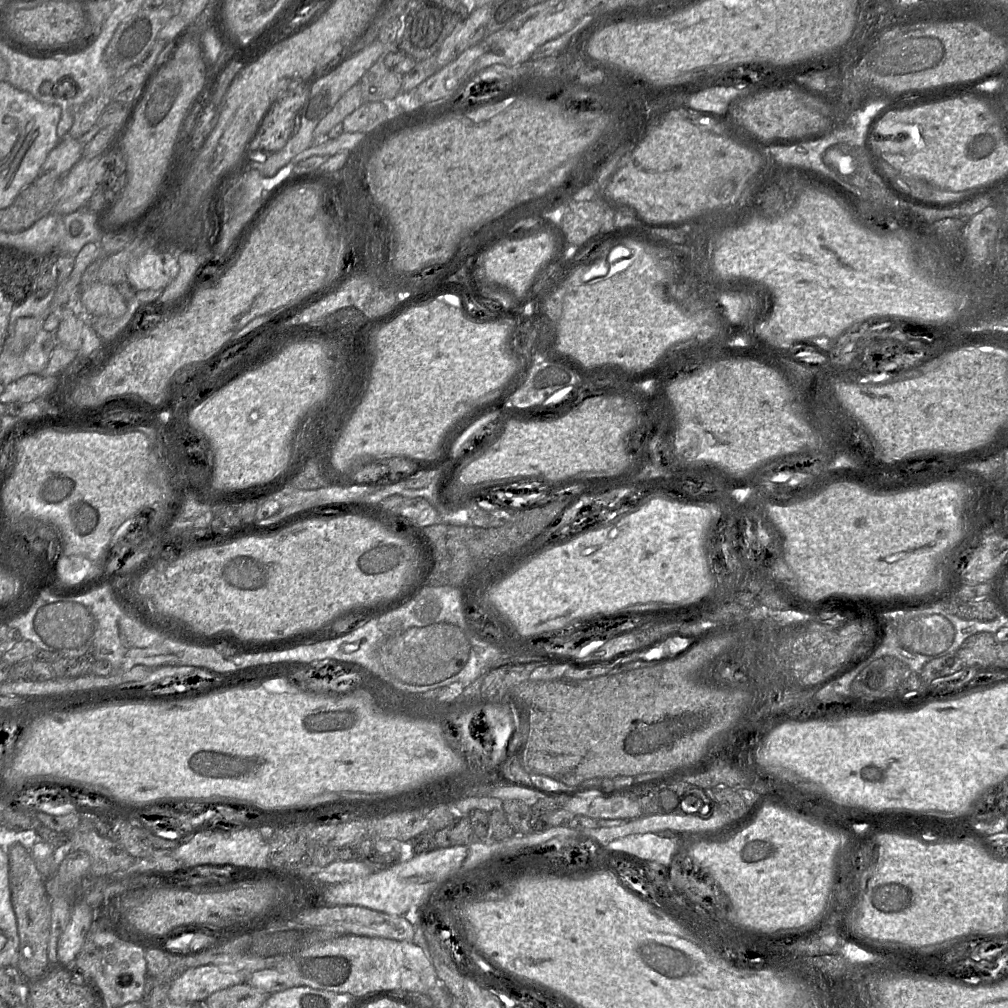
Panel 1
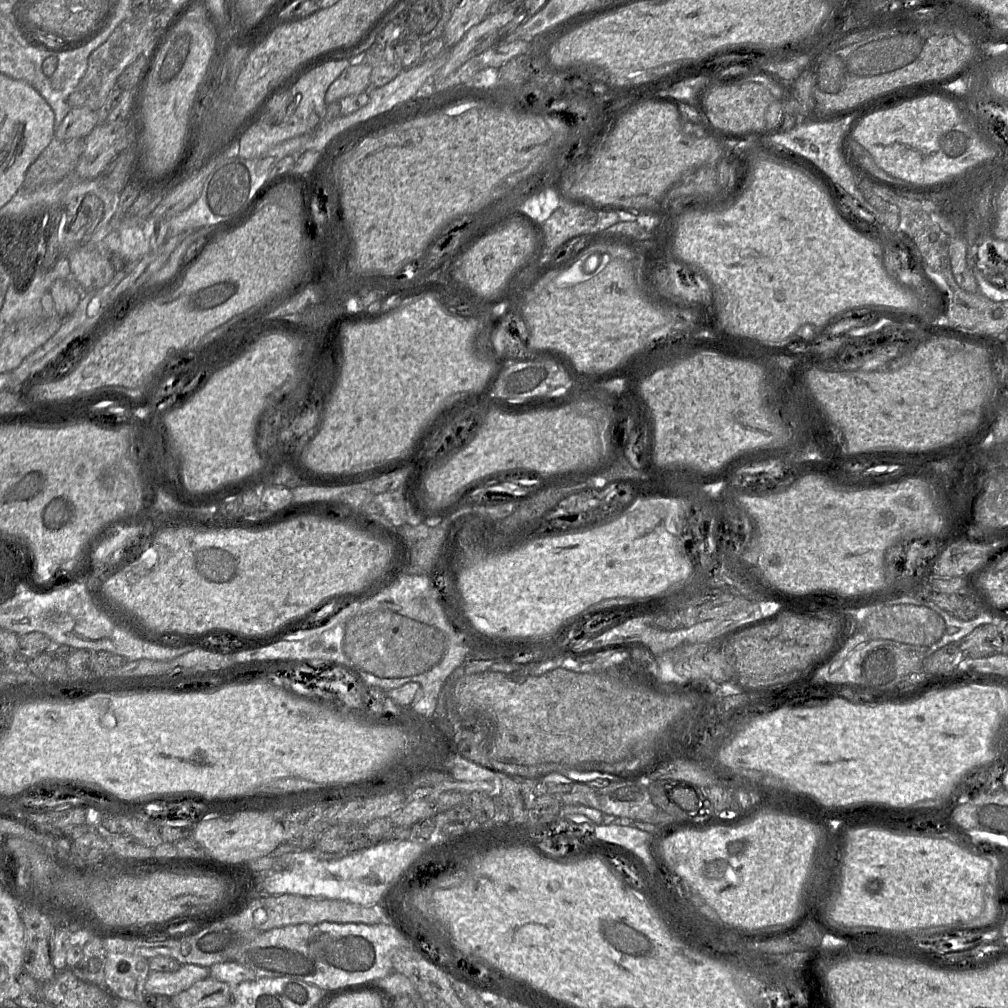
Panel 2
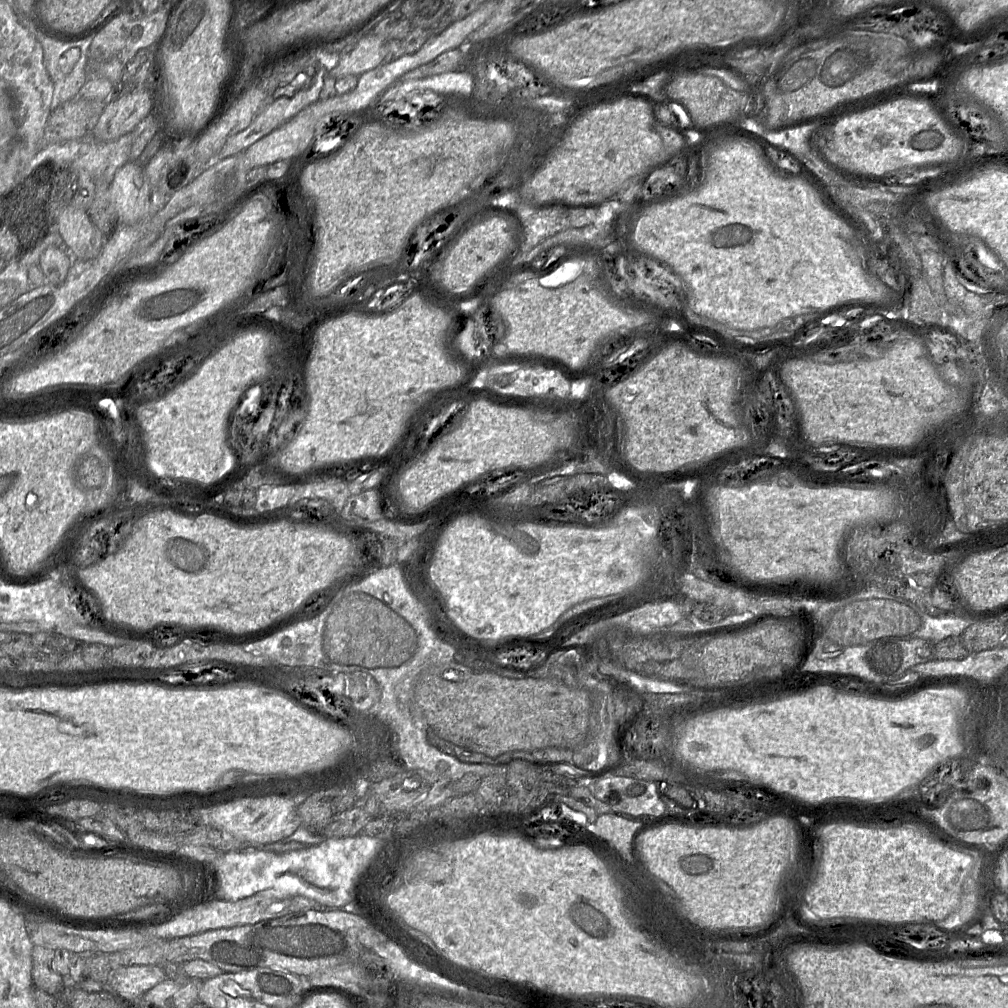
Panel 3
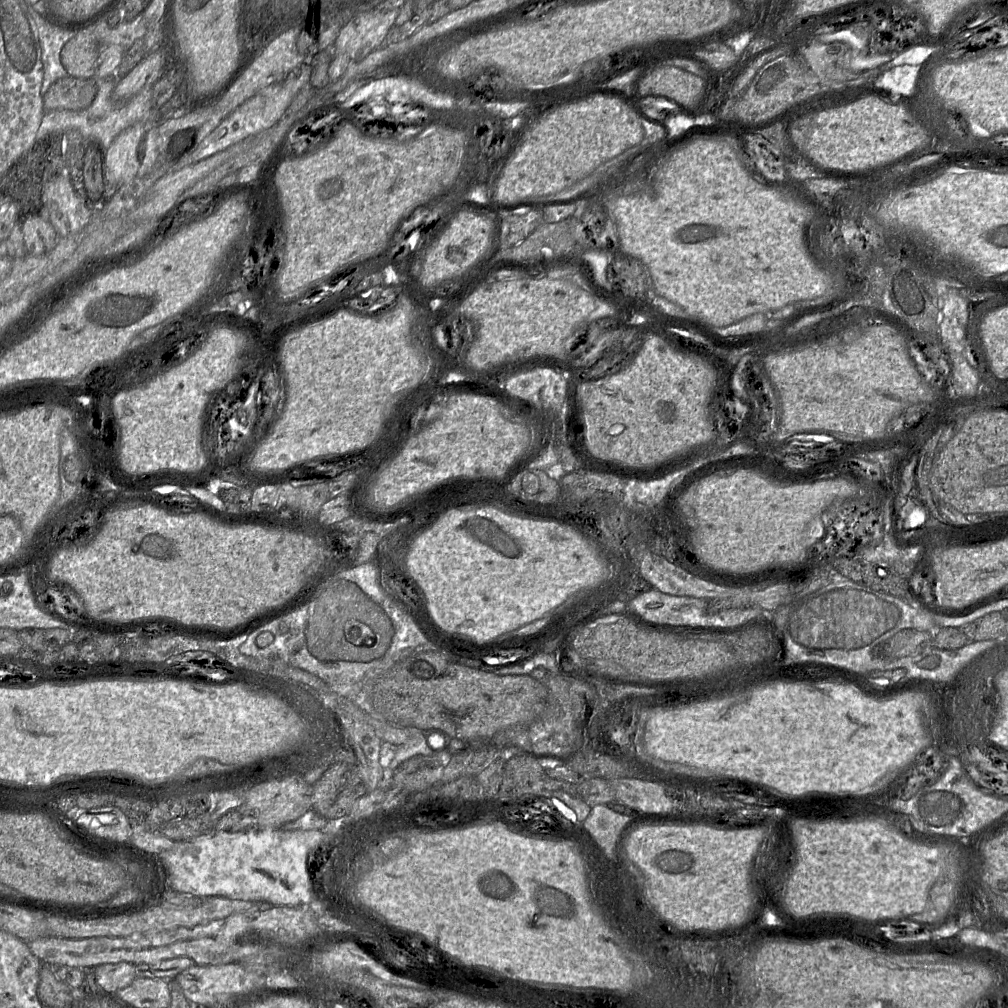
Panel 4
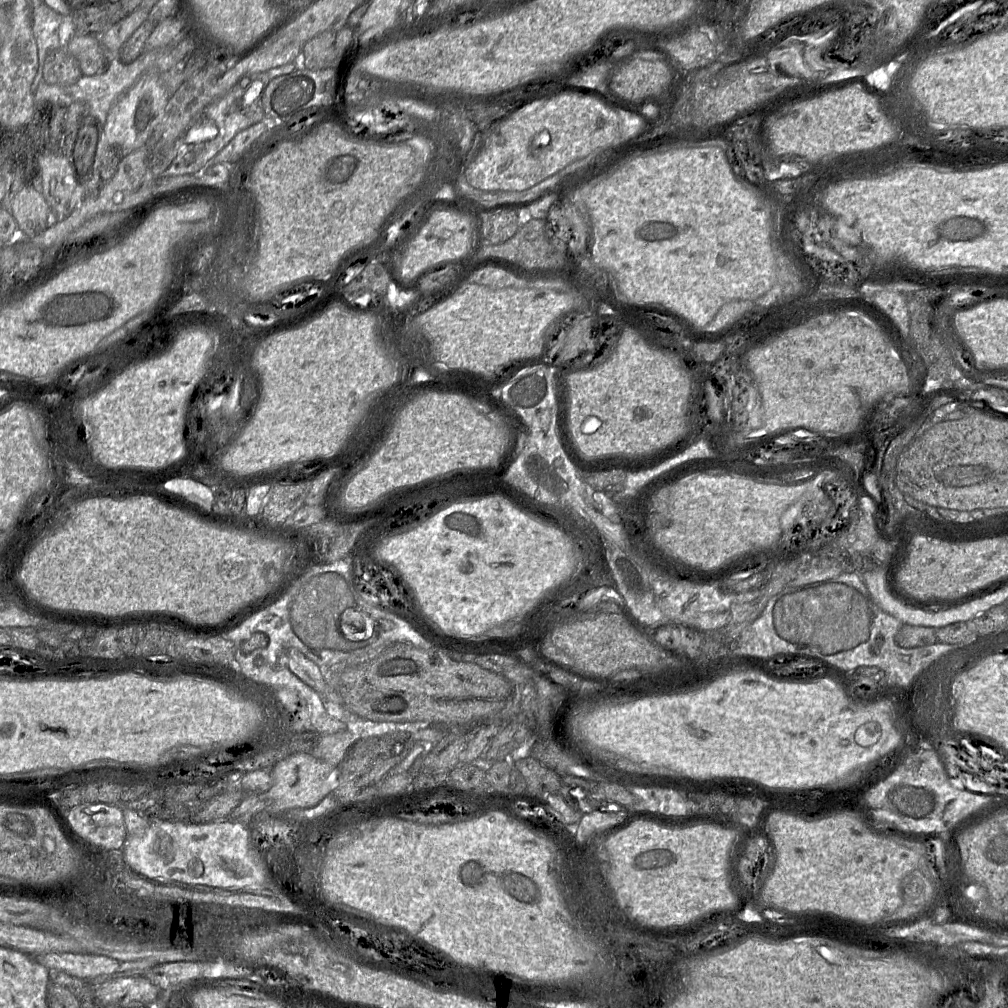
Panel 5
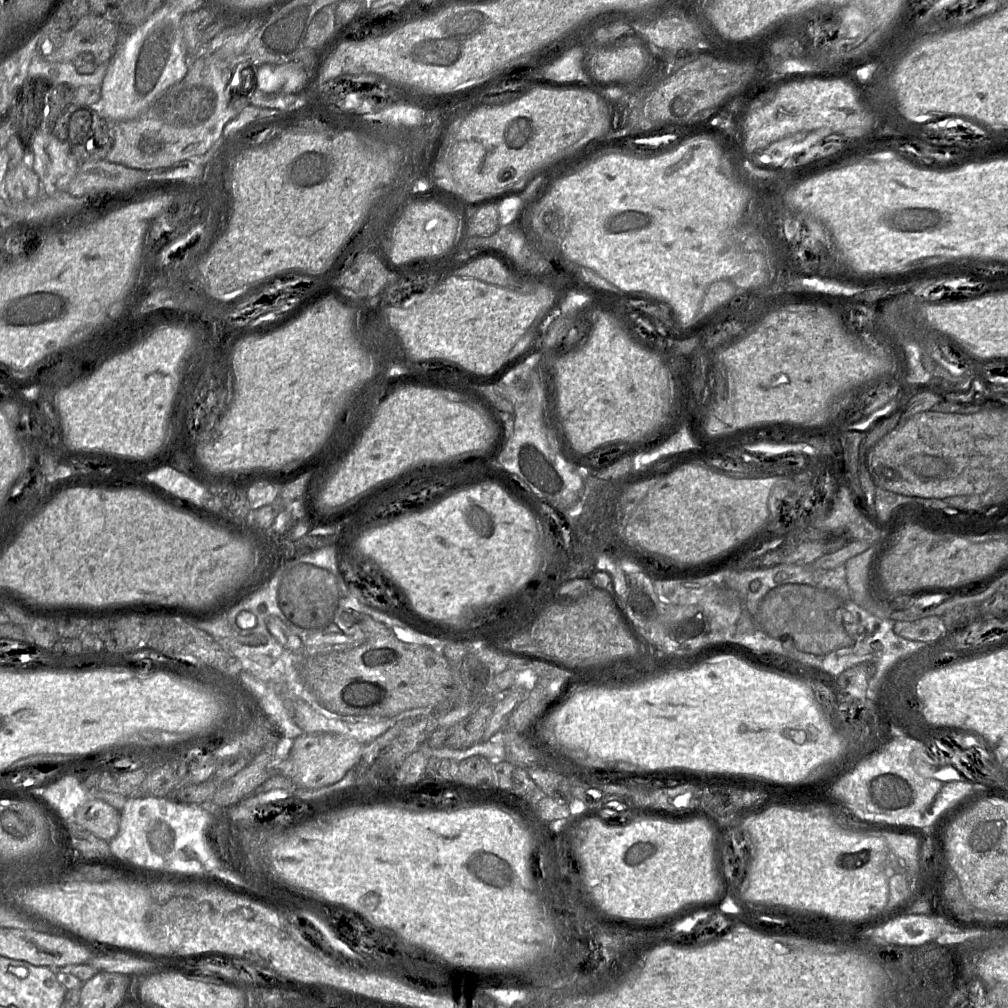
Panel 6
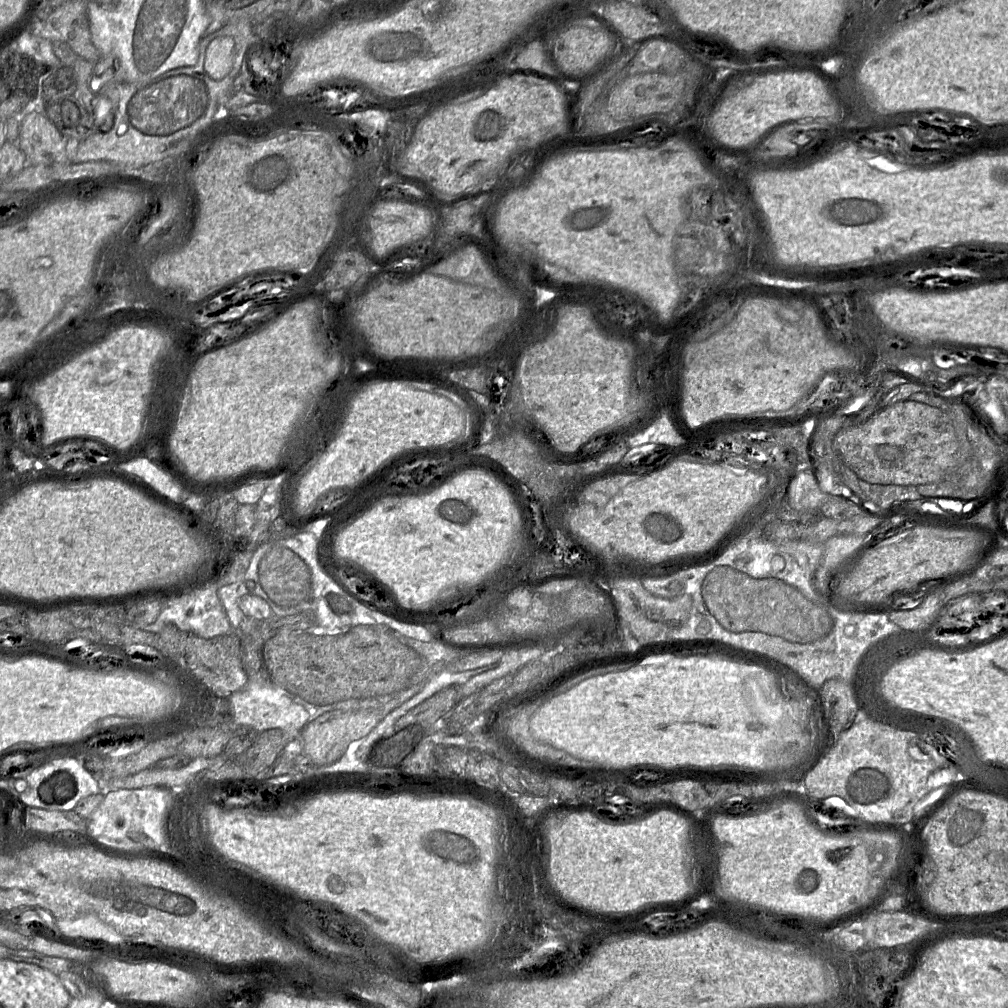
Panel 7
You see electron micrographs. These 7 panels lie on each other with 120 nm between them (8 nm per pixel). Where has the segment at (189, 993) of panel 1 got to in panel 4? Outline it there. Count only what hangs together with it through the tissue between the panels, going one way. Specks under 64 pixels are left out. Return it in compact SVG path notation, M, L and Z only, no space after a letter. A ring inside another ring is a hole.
M128 962L97 965L93 971L97 985L111 993L129 986L137 977L136 965Z

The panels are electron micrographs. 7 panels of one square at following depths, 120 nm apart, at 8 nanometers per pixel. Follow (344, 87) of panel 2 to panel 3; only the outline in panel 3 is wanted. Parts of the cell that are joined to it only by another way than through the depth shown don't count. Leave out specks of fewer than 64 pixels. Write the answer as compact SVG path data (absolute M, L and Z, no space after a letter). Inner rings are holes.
M370 32L348 44L341 51L339 63L329 72L329 76L335 79L347 75L360 76L378 67L384 63L385 43L385 40Z

